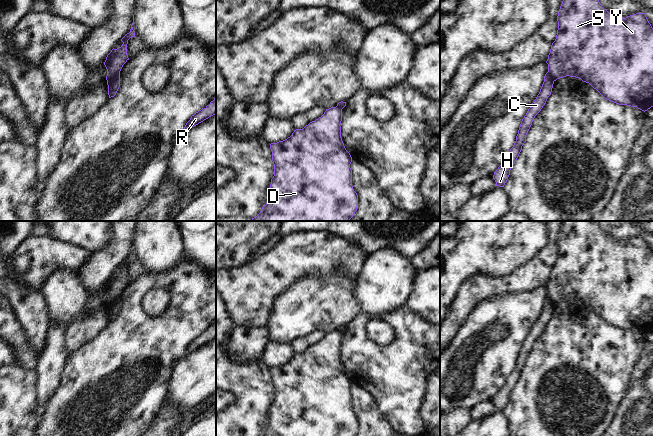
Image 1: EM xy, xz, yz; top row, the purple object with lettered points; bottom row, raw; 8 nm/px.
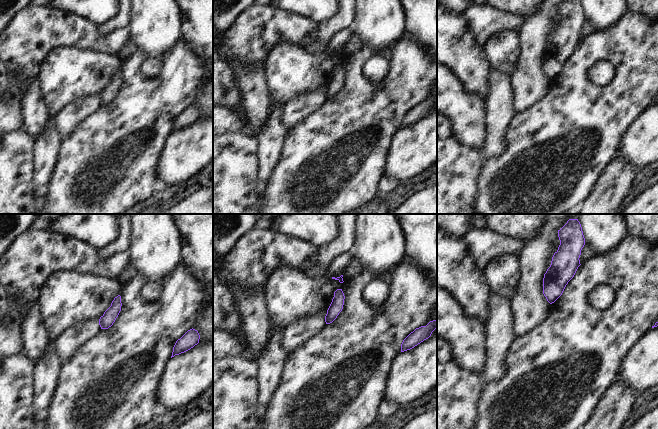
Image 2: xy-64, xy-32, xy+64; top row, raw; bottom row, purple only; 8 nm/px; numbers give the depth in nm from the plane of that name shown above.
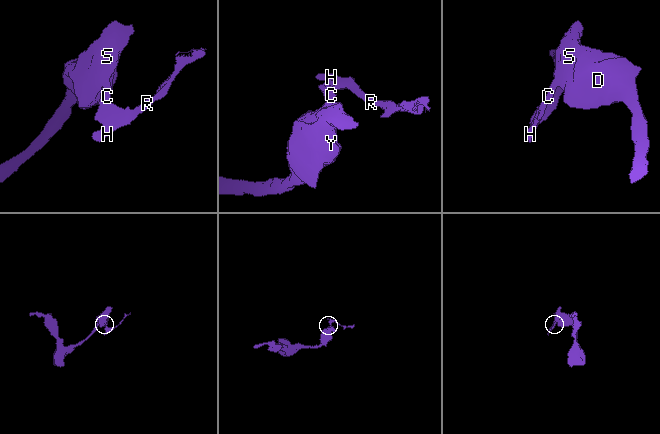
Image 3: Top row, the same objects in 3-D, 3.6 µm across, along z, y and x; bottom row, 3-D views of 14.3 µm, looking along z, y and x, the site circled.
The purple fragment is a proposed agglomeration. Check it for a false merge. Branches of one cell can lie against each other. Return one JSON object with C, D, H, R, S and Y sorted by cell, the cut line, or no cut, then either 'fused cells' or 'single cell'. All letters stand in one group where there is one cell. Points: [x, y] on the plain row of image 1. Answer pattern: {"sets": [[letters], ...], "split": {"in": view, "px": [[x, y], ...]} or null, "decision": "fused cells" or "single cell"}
{"sets": [["C", "H", "R"], ["D", "S", "Y"]], "split": {"in": "xy", "px": [[119, 295], [108, 309]]}, "decision": "fused cells"}

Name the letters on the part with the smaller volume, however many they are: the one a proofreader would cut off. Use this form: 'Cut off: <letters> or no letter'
Cut off: C, H, R

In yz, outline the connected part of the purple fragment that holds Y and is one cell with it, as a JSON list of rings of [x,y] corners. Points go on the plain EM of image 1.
[[[564,221],[558,236],[557,245],[558,254],[556,263],[551,269],[550,277],[546,285],[548,288],[548,296],[551,298],[553,305],[566,300],[576,301],[583,306],[589,307],[605,323],[616,328],[637,331],[644,336],[653,331],[653,252],[645,237],[636,237],[626,242],[621,242],[612,239],[604,233],[598,221]]]

